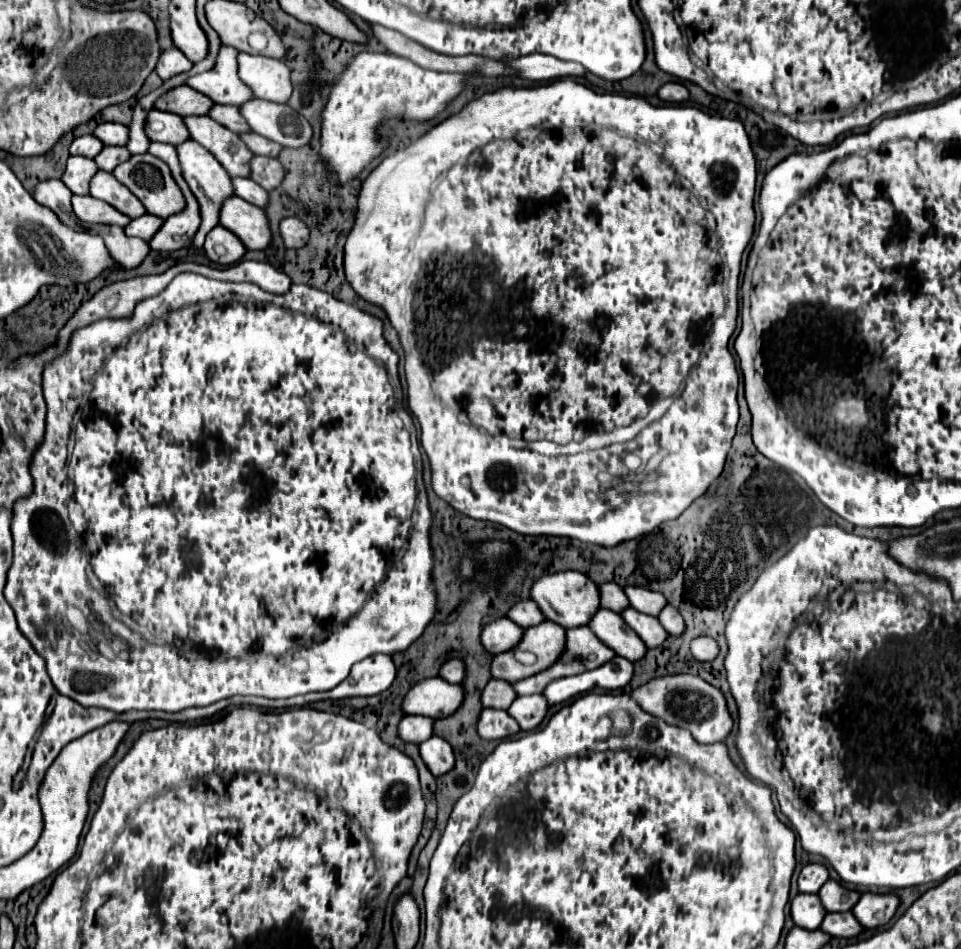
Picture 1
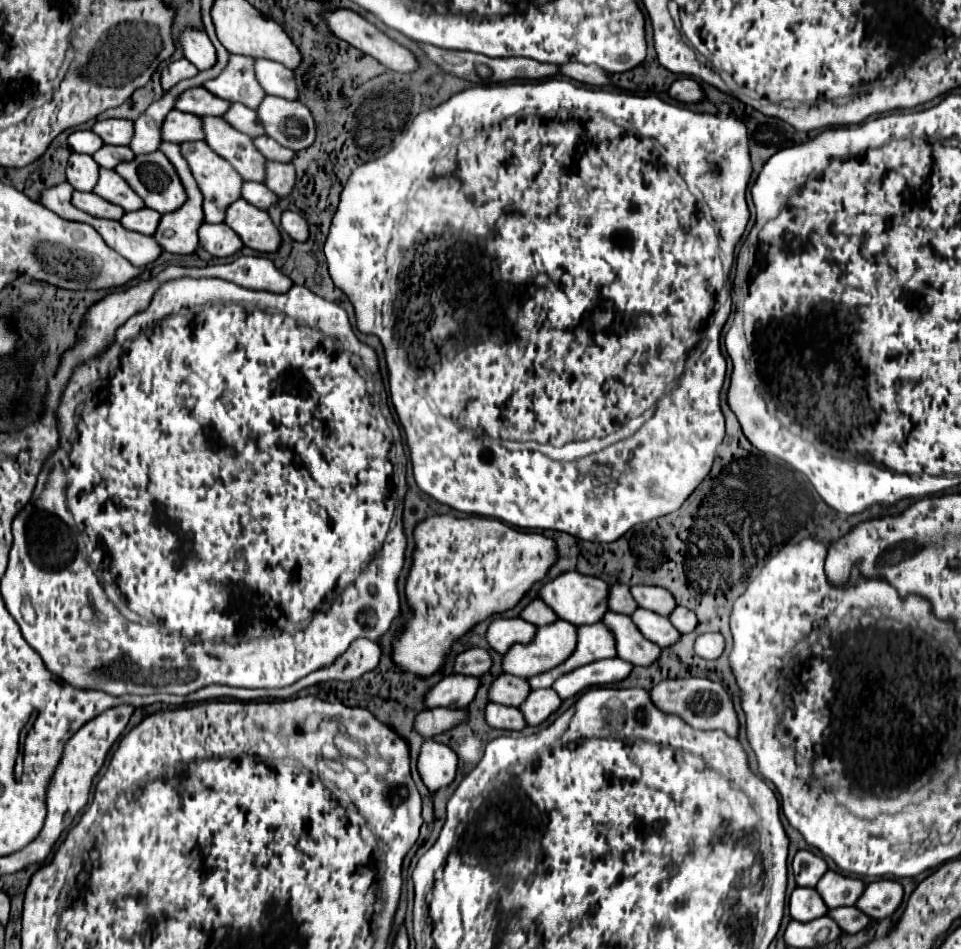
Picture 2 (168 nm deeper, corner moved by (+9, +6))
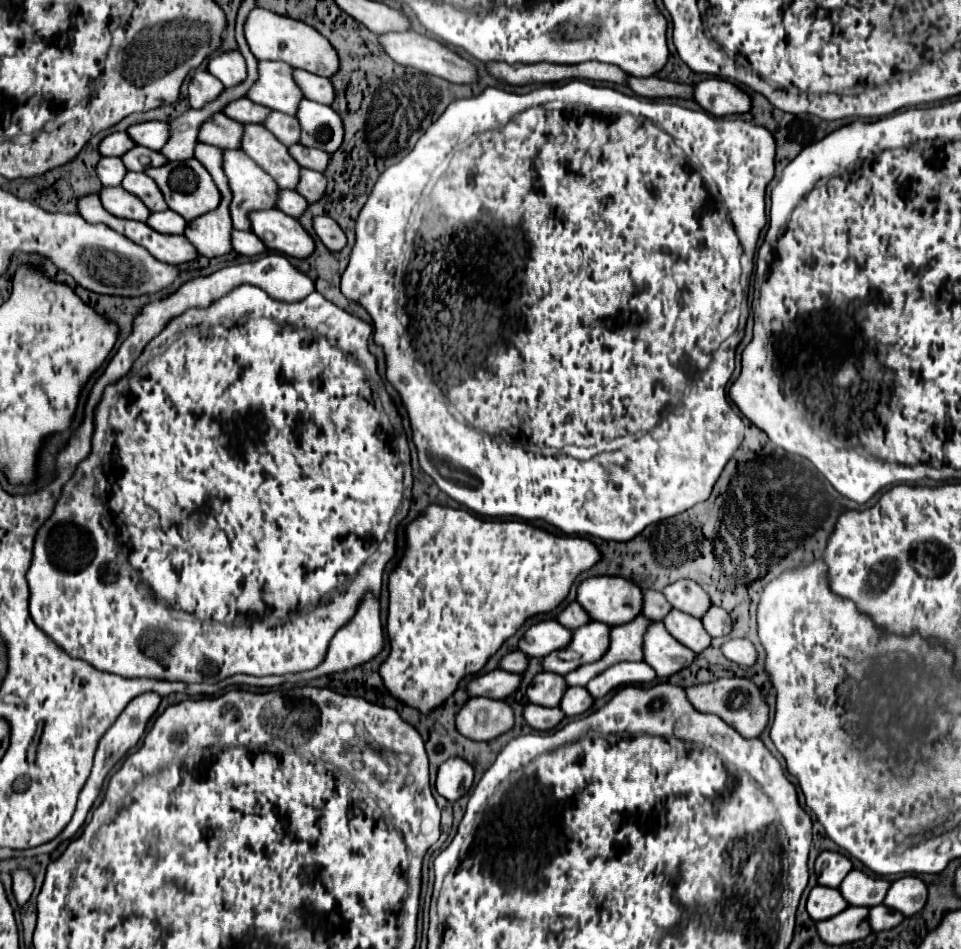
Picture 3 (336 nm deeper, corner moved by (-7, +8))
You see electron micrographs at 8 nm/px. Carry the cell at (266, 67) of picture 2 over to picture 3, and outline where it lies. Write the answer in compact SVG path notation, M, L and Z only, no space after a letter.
M294 70L294 76L308 100L314 100L314 102L320 102L326 106L330 106L334 102L334 86L328 78L320 78L306 70Z

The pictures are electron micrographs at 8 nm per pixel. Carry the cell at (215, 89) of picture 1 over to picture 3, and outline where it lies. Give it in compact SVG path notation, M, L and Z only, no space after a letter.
M260 62L260 78L250 88L248 98L260 106L296 116L304 94L292 76L294 68L284 62Z

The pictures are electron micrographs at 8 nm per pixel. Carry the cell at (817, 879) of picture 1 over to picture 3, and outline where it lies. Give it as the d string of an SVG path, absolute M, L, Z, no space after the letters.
M824 850L816 858L814 868L816 868L816 876L818 876L820 886L838 888L842 884L842 880L846 878L846 874L852 870L852 862L844 854Z

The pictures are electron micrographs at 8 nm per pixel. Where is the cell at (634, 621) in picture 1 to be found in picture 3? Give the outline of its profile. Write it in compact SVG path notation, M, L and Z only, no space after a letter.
M672 610L664 620L666 630L684 646L688 646L690 650L694 650L696 654L700 654L702 650L706 650L712 642L712 636L704 630L702 622L686 612L680 610Z

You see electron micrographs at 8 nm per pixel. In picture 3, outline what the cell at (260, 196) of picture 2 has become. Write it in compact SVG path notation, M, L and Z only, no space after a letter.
M282 190L280 200L278 200L278 208L292 218L300 218L306 212L308 202L296 190Z

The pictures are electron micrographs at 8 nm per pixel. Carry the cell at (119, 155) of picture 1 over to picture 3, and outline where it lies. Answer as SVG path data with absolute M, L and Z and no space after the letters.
M144 146L132 148L132 152L126 152L122 156L122 160L124 160L126 168L132 172L144 172L148 168L158 168L158 166L168 164L166 156L162 156L160 152L154 152L150 148L144 148Z

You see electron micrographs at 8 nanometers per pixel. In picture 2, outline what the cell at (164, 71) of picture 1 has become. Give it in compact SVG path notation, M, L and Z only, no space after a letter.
M180 58L180 60L174 60L174 62L170 62L168 66L162 68L160 82L162 82L162 88L168 90L172 84L176 84L184 78L196 76L196 74L198 74L198 68L192 62L188 62L186 58Z

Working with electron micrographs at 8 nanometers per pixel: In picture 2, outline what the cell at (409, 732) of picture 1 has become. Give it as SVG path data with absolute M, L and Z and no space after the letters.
M452 708L422 710L414 718L414 730L422 738L432 738L442 730L450 730L456 722L460 722L460 714L464 714L464 710L452 710Z

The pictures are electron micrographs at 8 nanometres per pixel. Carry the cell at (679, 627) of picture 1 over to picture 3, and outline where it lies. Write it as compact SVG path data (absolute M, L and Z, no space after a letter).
M712 606L704 616L702 616L702 624L706 628L706 632L710 636L728 636L732 630L732 618L730 614L720 608L720 606Z

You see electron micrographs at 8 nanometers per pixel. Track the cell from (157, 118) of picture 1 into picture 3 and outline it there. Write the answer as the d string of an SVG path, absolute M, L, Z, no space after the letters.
M216 114L200 128L198 138L204 144L212 144L222 150L232 150L240 148L242 134L244 134L244 124L228 118L226 114Z

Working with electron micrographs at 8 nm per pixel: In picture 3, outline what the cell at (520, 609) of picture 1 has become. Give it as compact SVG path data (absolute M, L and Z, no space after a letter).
M572 602L558 614L558 622L564 624L566 628L574 630L574 628L580 628L580 626L588 624L590 616L588 616L588 612L584 608L580 608L578 602Z

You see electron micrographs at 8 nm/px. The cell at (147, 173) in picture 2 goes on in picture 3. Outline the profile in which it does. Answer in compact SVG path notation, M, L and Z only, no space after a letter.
M186 160L186 162L170 162L168 166L160 166L160 168L150 168L146 170L146 174L158 184L158 188L162 190L164 198L166 198L166 204L170 206L170 210L178 212L186 222L194 220L196 216L202 216L206 212L212 212L218 208L220 204L220 192L212 180L212 176L208 174L208 170L196 160Z

